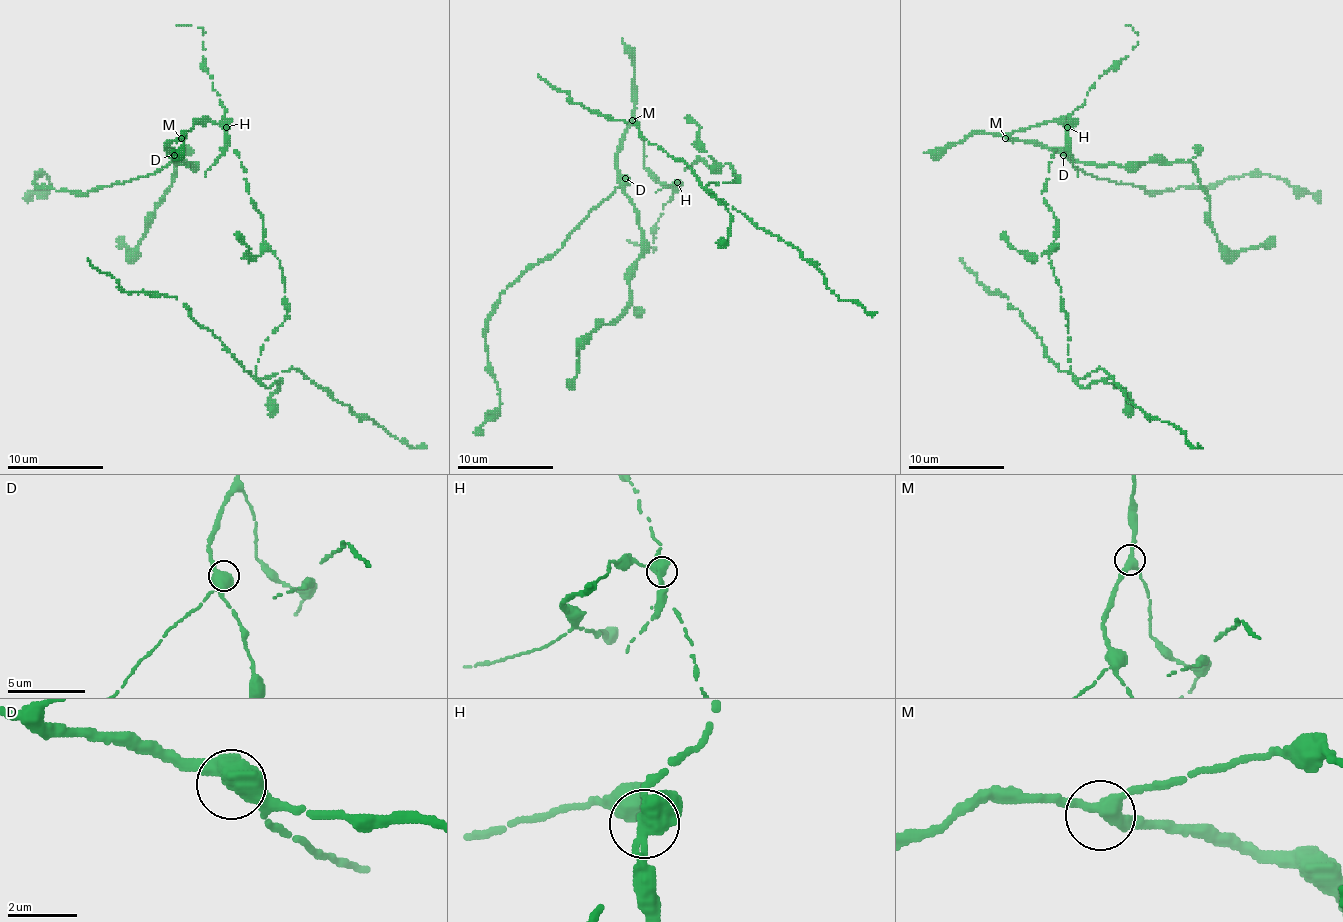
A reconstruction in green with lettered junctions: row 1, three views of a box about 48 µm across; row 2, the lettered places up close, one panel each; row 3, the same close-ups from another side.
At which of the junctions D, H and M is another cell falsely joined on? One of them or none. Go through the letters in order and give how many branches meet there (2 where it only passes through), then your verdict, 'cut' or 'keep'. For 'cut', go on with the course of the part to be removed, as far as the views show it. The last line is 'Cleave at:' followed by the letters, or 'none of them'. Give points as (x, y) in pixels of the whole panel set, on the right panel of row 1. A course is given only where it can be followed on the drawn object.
D: 4 branches meet; keep
H: 4 branches meet; cut; foreign part runs (1068, 126), (1042, 193), (1056, 220), (1049, 258), (1073, 376), (960, 258)
M: 3 branches meet; keep
Cleave at: H

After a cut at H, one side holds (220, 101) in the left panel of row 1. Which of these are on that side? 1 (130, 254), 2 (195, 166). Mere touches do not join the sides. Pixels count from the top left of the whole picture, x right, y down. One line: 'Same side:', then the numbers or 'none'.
Same side: none

